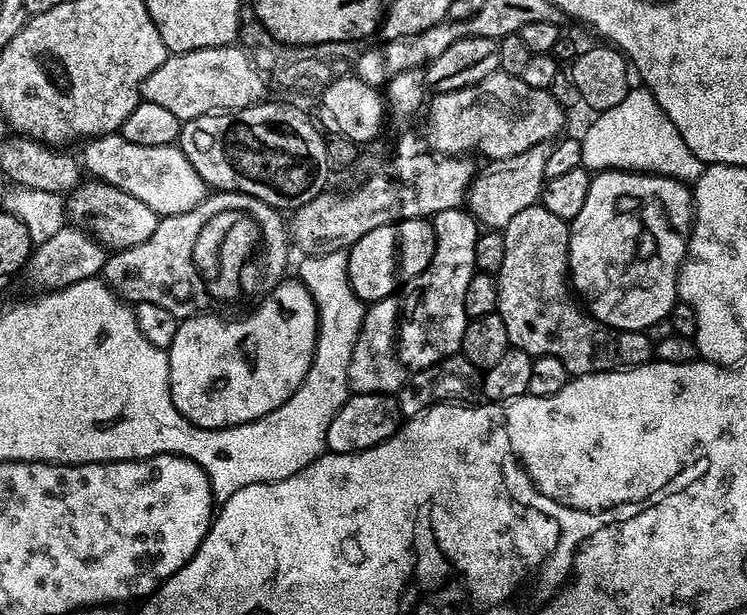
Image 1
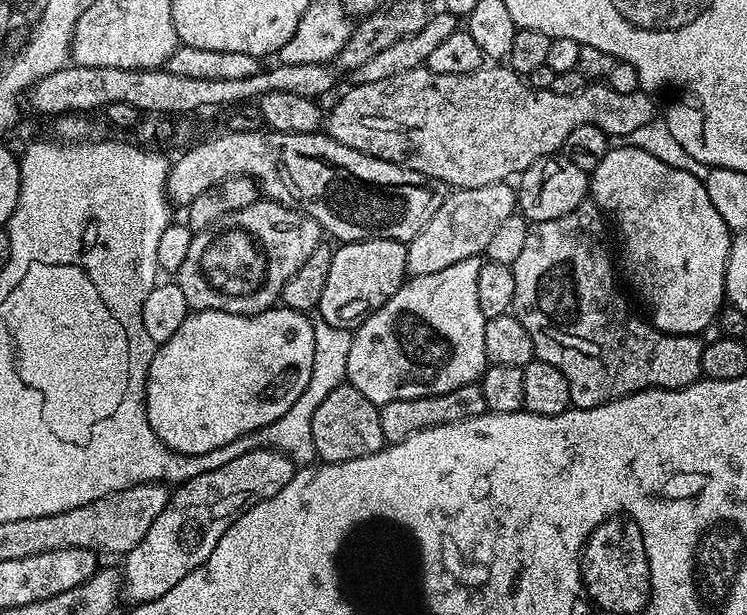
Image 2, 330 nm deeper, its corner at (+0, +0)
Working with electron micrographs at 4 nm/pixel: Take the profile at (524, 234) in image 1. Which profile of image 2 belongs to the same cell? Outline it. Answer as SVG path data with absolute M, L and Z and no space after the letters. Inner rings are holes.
M586 198L570 214L562 214L562 218L532 224L522 251L510 266L514 274L512 312L526 326L530 342L534 342L535 359L550 362L550 366L558 366L566 374L574 408L602 406L647 388L685 388L702 376L700 359L704 344L699 335L666 334L647 319L632 316L627 298L616 285L614 252L608 249L604 237L604 220L606 224L605 213Z

